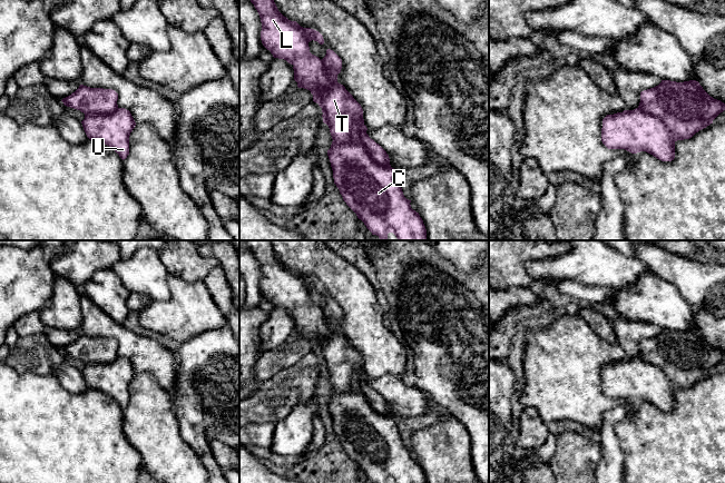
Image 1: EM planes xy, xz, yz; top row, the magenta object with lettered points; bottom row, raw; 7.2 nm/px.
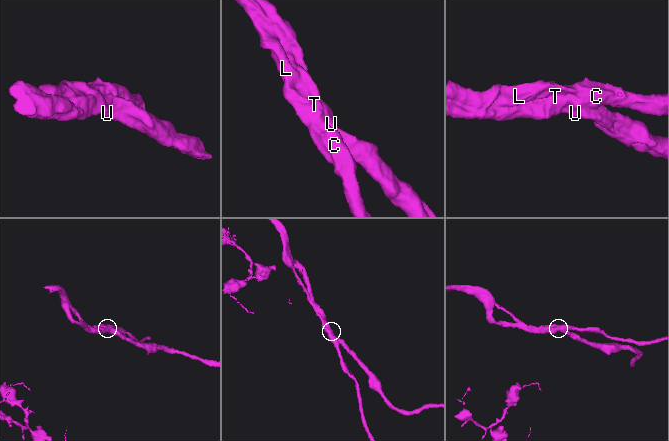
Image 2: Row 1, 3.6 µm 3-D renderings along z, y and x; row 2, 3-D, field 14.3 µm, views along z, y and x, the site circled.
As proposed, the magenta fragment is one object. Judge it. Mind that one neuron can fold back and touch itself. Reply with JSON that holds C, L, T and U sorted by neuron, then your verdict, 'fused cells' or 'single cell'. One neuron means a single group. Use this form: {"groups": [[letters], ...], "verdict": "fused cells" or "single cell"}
{"groups": [["C", "L", "T", "U"]], "verdict": "single cell"}

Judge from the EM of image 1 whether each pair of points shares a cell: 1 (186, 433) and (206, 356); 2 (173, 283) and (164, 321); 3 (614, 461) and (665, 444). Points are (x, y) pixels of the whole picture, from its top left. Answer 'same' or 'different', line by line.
1: same
2: same
3: different

